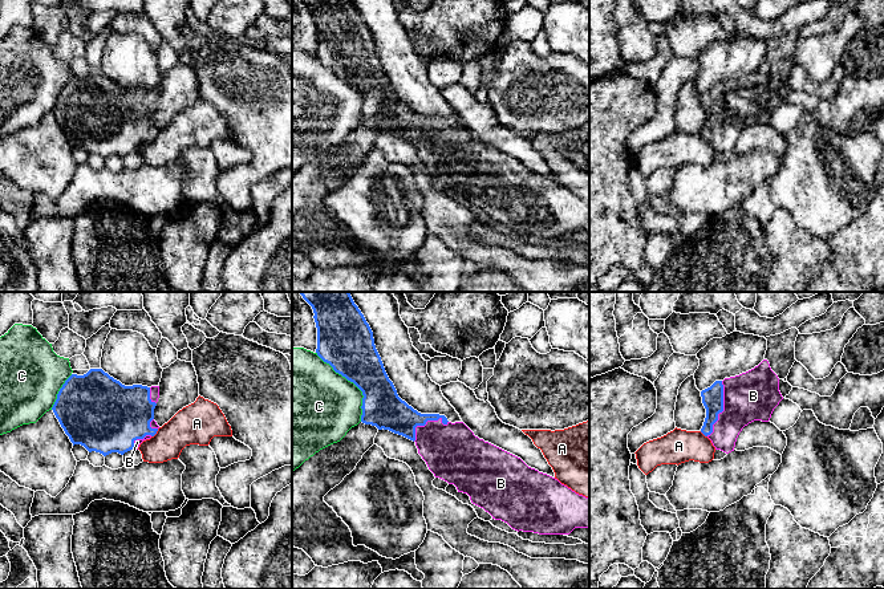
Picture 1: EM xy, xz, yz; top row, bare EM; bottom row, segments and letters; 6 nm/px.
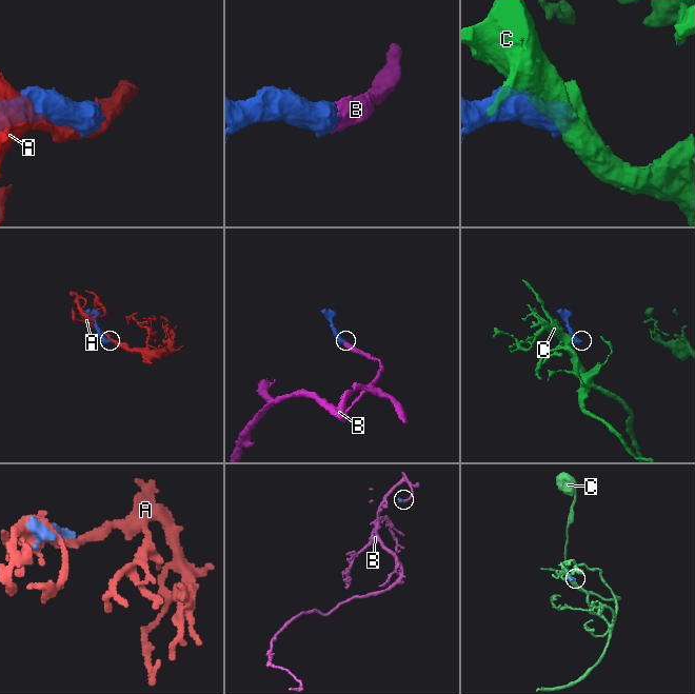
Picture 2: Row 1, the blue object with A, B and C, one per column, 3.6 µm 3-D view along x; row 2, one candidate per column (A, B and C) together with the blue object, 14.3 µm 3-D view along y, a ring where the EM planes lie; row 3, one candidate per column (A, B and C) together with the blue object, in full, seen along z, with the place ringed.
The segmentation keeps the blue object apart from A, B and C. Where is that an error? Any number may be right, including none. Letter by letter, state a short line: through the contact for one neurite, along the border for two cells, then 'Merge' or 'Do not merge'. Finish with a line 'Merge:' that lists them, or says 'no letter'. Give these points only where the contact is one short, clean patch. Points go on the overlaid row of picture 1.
A: Do not merge
B: Merge
C: Do not merge
Merge: B

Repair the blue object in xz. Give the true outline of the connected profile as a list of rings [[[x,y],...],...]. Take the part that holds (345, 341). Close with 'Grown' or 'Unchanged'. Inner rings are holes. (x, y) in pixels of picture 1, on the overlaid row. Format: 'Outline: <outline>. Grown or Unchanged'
Outline: [[[299,292],[312,306],[317,328],[317,356],[333,370],[353,382],[362,391],[361,422],[389,430],[413,440],[418,454],[435,478],[454,484],[458,492],[467,493],[473,504],[483,508],[492,519],[507,523],[515,531],[539,535],[569,535],[575,528],[589,528],[589,497],[576,493],[557,479],[528,467],[520,458],[479,439],[463,423],[451,423],[445,415],[421,414],[402,401],[389,379],[376,349],[373,332],[349,292]]]. Grown

